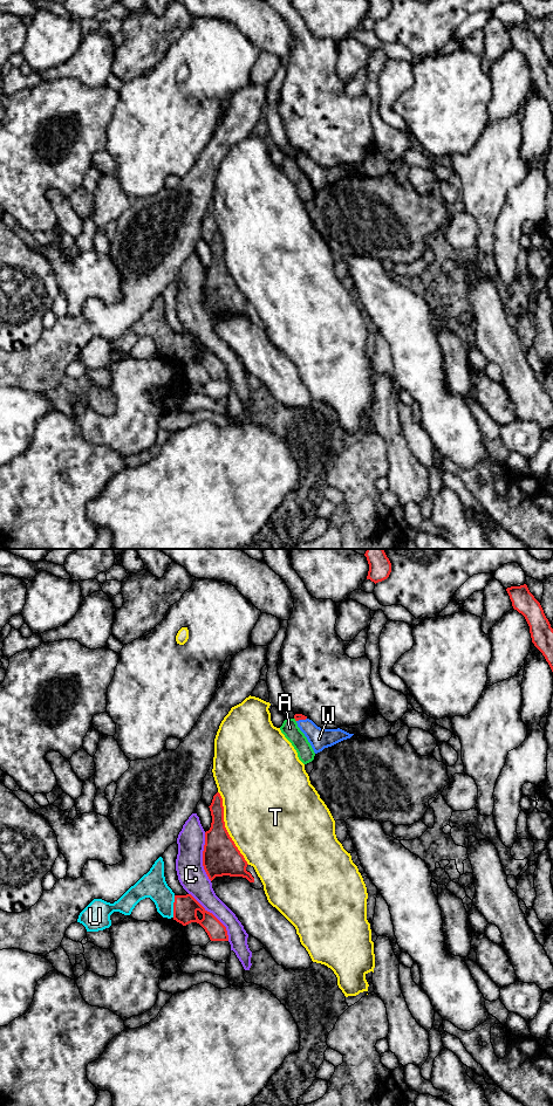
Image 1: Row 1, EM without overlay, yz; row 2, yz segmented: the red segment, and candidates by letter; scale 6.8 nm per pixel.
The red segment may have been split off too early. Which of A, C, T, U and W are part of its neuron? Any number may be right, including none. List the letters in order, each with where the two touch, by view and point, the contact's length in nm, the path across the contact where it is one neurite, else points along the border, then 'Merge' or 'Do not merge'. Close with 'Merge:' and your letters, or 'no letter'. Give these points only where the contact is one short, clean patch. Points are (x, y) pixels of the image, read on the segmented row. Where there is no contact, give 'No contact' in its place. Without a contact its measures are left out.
A: Touches red at yz (295, 720). Shared border 30 nm. Do not merge
C: Touches red at yz (213, 915). Shared border 420 nm. Do not merge
T: Touches red at yz (225, 828). Shared border 550 nm. Do not merge
U: Touches red at yz (173, 906). Shared border 150 nm. Path across: yz (185, 907), (173, 906), (152, 885). Merge
W: Touches red at yz (301, 719). Shared border 80 nm. Path across: yz (298, 716), (301, 719), (319, 739). Merge
Merge: U, W

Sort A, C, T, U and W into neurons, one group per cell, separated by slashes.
A / C / T / U W

